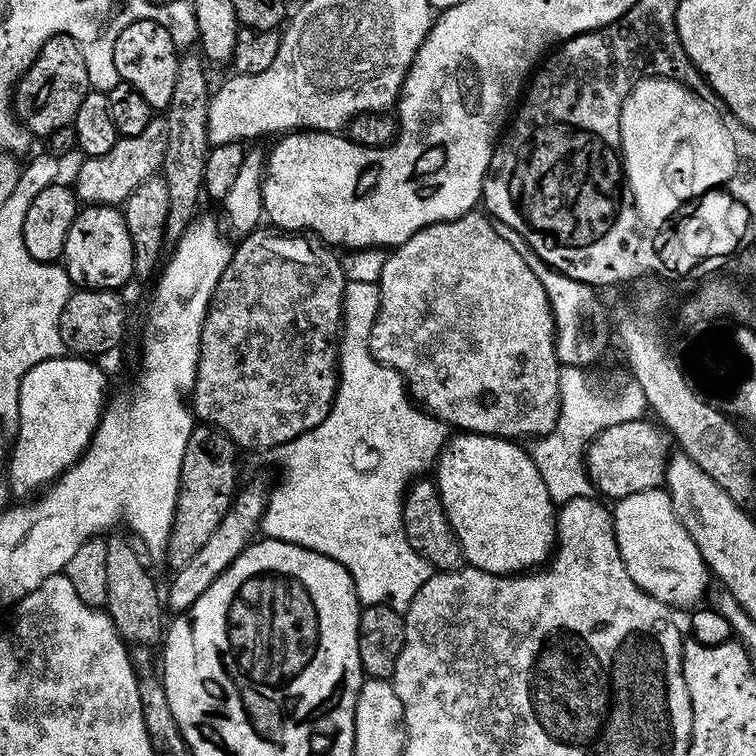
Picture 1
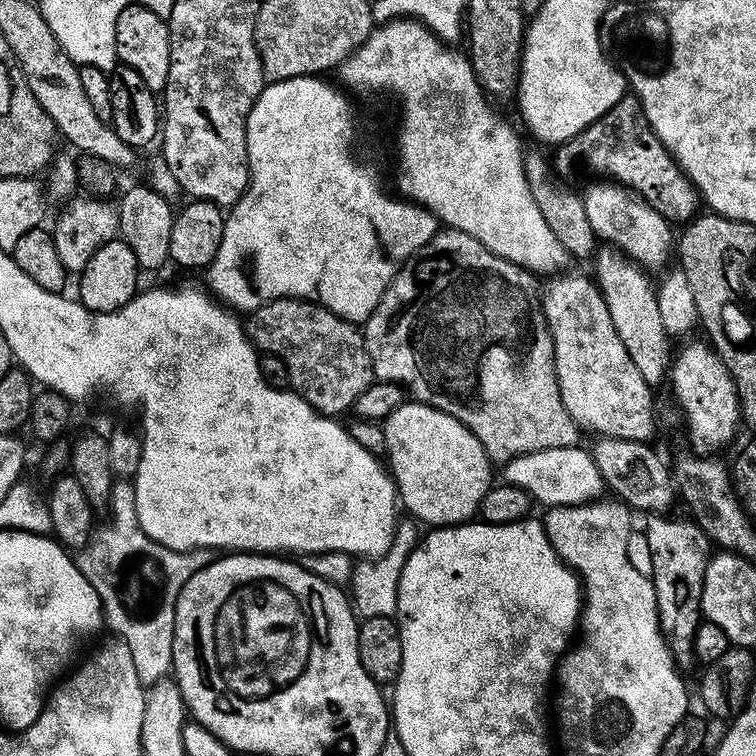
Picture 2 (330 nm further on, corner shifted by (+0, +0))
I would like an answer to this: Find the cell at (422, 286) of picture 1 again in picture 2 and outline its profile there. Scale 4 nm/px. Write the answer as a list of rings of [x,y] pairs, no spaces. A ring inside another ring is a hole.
[[[445,227],[443,230],[437,231],[436,235],[430,238],[430,242],[426,242],[426,246],[422,246],[422,250],[414,253],[405,264],[396,270],[396,277],[382,294],[376,309],[370,313],[362,325],[364,349],[370,354],[372,369],[376,371],[376,380],[389,380],[400,384],[413,401],[428,404],[439,412],[450,414],[458,422],[465,424],[478,438],[478,442],[482,442],[488,459],[492,462],[497,462],[496,460],[507,462],[547,448],[575,448],[581,443],[581,429],[577,428],[570,418],[566,406],[562,406],[562,394],[558,390],[558,378],[554,366],[552,335],[548,333],[544,313],[541,305],[537,303],[538,288],[532,285],[532,280],[534,280],[533,273],[529,272],[527,268],[519,268],[517,264],[512,264],[508,260],[494,255],[490,250],[486,250],[486,246],[482,246],[482,242],[478,242],[478,238],[457,228]]]

